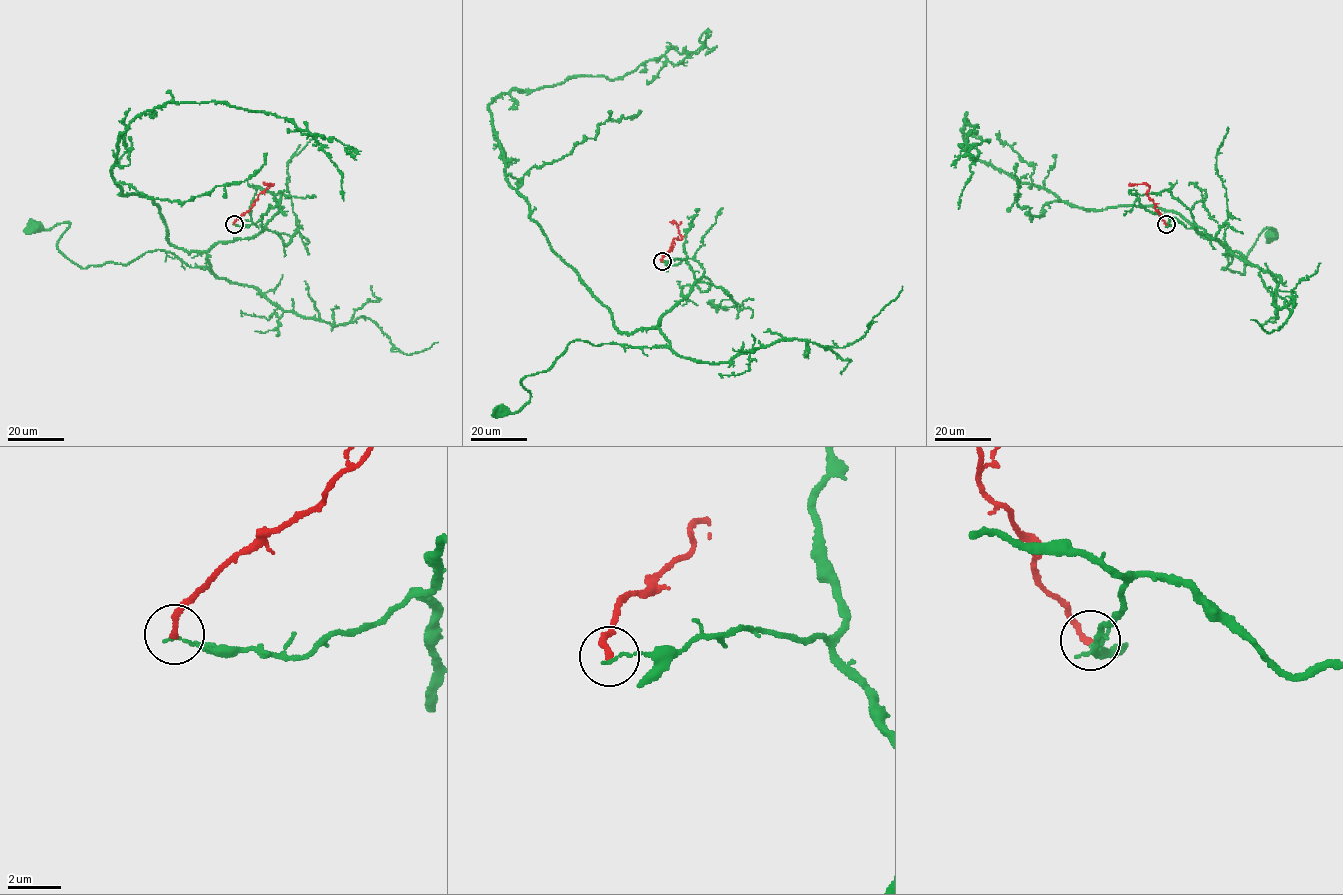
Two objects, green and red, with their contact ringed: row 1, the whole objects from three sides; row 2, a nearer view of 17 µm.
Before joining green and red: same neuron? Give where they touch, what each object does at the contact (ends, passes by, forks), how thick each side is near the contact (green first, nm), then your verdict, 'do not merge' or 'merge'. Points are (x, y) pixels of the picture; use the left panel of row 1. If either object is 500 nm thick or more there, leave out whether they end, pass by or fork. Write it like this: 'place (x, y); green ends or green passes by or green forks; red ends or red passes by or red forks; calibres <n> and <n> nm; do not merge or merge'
place (234, 224); green ends; red ends; calibres 100 and 240 nm; do not merge

